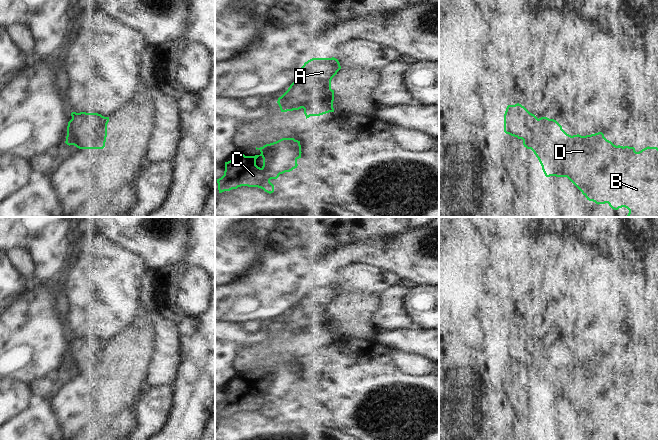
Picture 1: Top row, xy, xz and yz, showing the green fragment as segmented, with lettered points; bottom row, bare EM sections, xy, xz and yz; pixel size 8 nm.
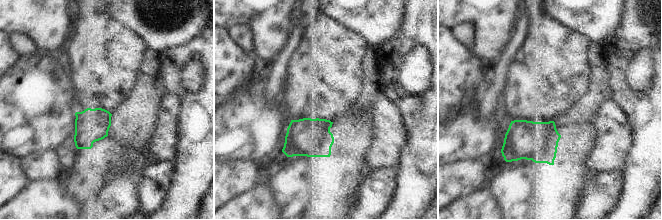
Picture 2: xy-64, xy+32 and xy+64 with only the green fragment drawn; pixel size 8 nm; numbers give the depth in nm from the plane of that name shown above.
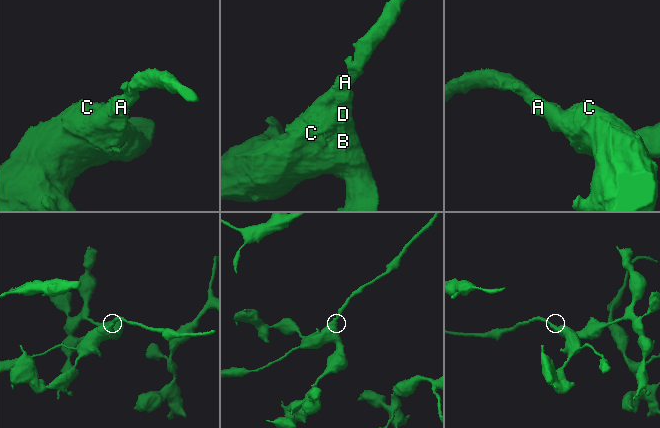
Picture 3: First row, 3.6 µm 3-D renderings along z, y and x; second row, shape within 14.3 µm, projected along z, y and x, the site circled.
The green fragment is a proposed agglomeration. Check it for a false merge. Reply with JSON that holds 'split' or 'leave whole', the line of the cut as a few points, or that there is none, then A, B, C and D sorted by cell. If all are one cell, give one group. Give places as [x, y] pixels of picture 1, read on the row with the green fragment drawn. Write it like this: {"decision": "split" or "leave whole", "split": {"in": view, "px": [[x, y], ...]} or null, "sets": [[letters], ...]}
{"decision": "leave whole", "split": null, "sets": [["A", "B", "C", "D"]]}

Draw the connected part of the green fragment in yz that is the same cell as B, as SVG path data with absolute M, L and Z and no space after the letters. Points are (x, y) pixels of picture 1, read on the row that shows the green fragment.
M517 103L515 105L508 105L504 114L504 132L511 136L517 137L523 140L523 145L527 149L531 149L536 157L538 158L542 170L546 177L556 176L556 177L567 177L587 198L589 201L593 201L596 204L608 203L609 206L618 210L619 208L625 207L629 210L627 217L658 217L658 148L657 147L646 147L639 152L635 151L634 147L629 146L616 146L611 141L604 137L602 132L598 132L591 135L581 136L569 135L563 129L562 126L554 119L549 119L547 117L537 118L534 114L530 113L524 106Z

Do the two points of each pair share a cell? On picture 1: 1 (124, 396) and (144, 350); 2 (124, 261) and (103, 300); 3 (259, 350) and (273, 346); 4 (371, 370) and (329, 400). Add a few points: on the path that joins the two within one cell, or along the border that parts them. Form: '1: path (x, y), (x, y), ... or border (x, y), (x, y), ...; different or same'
1: path (125, 385), (133, 361); same
2: path (114, 271), (104, 281), (103, 290); same
3: path (262, 350), (270, 349); same
4: path (361, 380), (351, 390), (339, 396); same

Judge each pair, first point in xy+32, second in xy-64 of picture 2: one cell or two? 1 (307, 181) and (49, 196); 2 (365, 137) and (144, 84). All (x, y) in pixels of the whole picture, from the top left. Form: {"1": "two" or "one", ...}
{"1": "two", "2": "one"}

